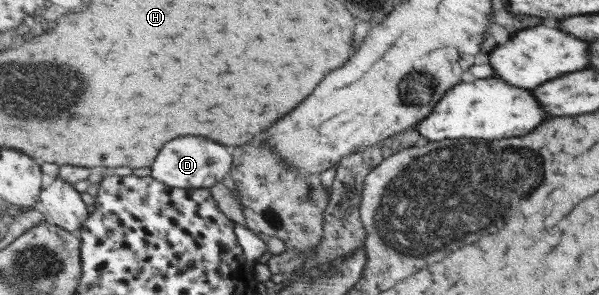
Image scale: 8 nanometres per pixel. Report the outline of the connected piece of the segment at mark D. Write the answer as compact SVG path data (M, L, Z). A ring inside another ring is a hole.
M180 137L164 145L164 151L160 151L156 163L151 167L151 176L168 184L168 187L209 188L229 175L233 167L232 155L224 145L218 145L204 137Z

